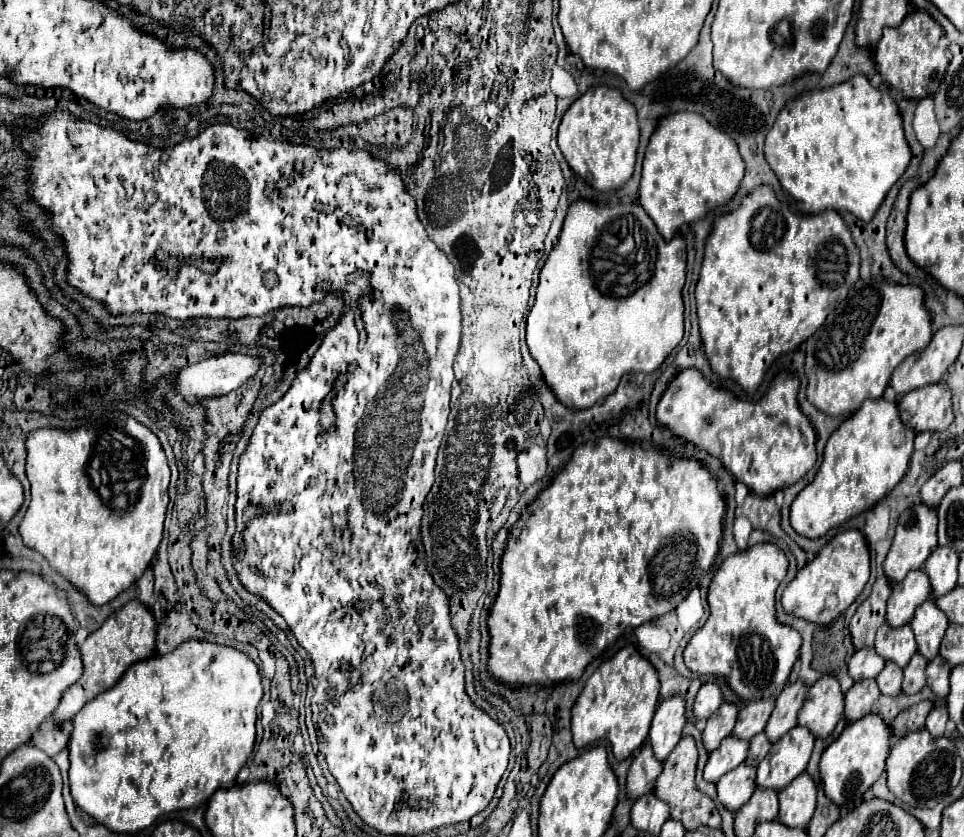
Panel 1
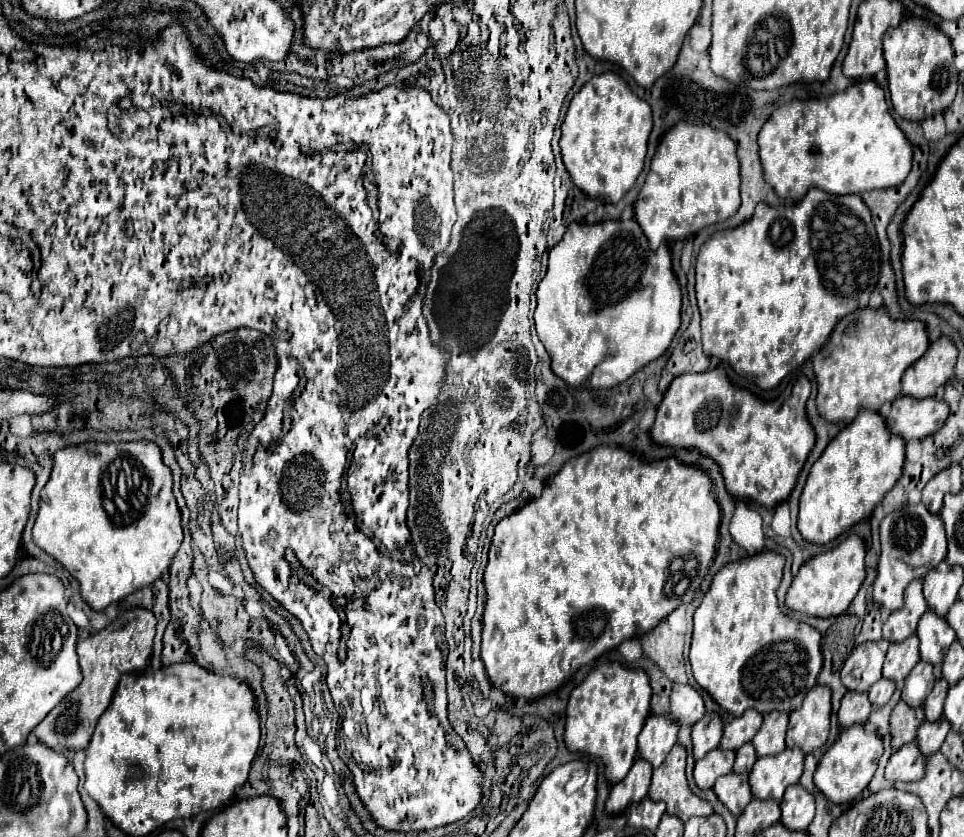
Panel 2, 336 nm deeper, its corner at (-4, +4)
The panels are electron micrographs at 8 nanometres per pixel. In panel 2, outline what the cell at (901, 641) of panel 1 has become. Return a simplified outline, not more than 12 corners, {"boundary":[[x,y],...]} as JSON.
{"boundary":[[918,638],[890,644],[882,676],[900,688],[920,660]]}

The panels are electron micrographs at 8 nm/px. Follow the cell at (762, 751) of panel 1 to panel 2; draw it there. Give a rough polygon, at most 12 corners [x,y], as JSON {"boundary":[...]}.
{"boundary":[[748,742],[736,750],[734,772],[750,772],[756,762],[754,746]]}

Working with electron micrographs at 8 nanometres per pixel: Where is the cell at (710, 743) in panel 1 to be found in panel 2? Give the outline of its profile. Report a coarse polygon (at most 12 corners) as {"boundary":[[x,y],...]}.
{"boundary":[[706,714],[692,726],[696,760],[718,748],[722,718]]}

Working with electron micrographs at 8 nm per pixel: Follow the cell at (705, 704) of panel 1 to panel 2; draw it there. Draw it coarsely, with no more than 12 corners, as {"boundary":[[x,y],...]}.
{"boundary":[[674,684],[670,714],[694,726],[706,714],[702,696],[688,684]]}

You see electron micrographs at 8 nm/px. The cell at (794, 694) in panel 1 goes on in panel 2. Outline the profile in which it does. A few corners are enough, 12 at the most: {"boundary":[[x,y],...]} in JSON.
{"boundary":[[786,712],[764,716],[752,738],[758,758],[780,754],[784,744]]}

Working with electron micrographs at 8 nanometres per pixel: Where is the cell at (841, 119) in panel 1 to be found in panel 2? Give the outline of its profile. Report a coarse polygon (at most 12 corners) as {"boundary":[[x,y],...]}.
{"boundary":[[854,82],[778,106],[758,134],[764,180],[900,186],[912,146],[884,90]]}

